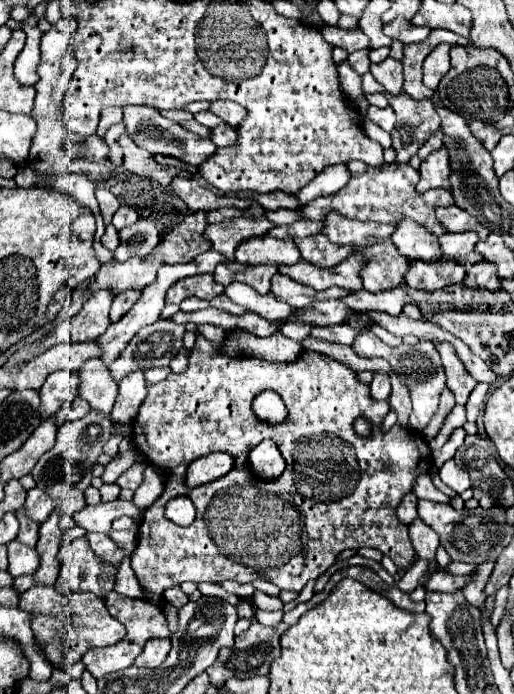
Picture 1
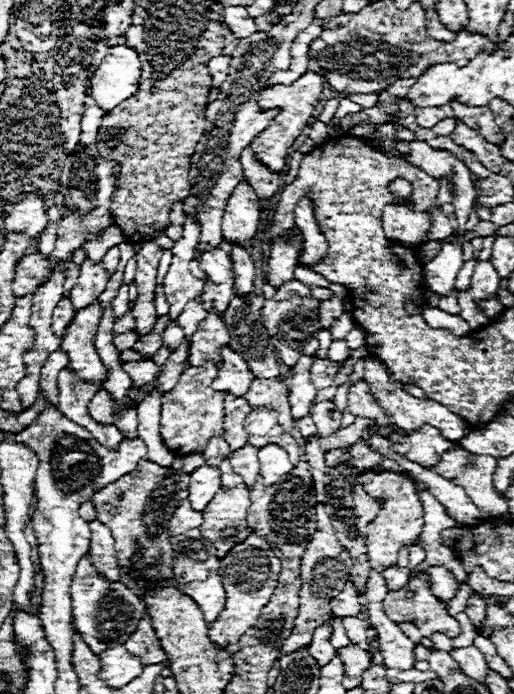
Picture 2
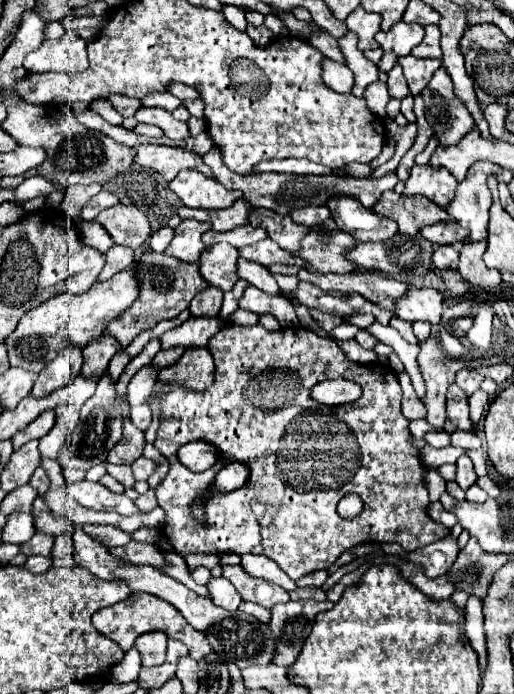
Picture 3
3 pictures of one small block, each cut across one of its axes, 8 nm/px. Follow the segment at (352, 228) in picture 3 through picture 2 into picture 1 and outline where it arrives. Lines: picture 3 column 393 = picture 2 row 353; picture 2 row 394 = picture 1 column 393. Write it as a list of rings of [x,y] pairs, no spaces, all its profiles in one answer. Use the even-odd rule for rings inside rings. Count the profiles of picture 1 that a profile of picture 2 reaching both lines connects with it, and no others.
[[[402,220],[396,226],[396,232],[392,234],[392,242],[410,260],[434,262],[442,258],[438,238],[414,220]]]

